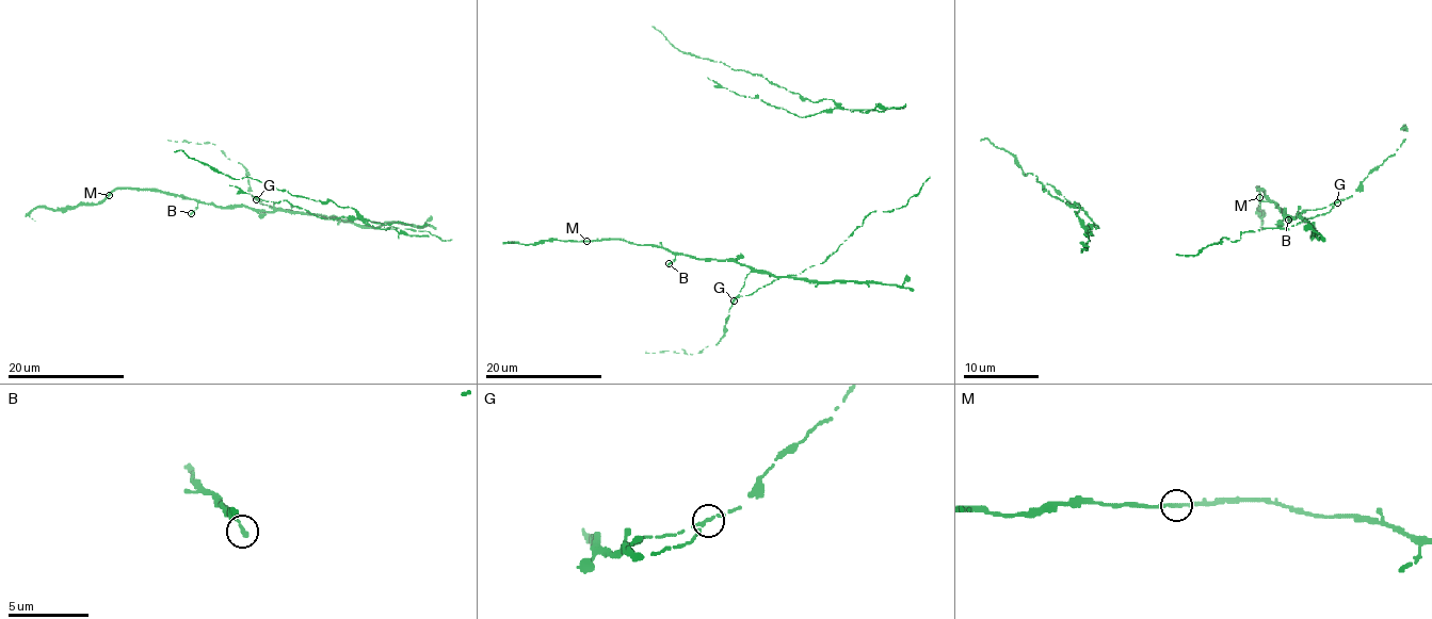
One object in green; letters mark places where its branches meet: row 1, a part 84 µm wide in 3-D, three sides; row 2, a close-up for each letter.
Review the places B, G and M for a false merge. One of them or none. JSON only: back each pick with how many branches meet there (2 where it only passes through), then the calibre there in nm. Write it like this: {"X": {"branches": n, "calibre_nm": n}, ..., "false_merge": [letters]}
{"G": {"branches": 2, "calibre_nm": 240}, "false_merge": ["G"]}

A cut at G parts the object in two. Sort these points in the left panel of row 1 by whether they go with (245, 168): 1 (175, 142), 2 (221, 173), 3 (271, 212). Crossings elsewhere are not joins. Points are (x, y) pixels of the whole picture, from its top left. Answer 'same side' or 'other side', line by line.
1: same side
2: other side
3: same side

